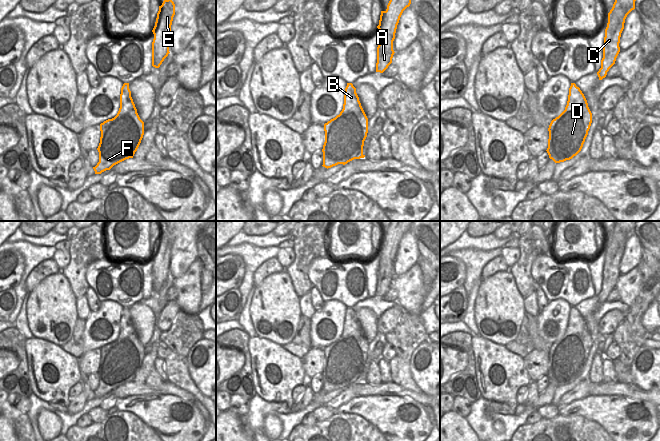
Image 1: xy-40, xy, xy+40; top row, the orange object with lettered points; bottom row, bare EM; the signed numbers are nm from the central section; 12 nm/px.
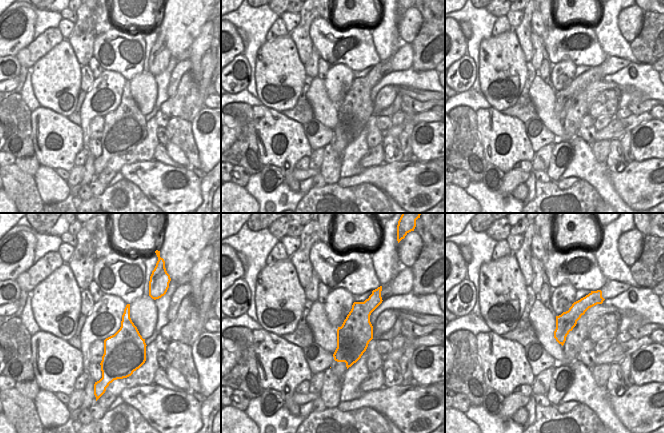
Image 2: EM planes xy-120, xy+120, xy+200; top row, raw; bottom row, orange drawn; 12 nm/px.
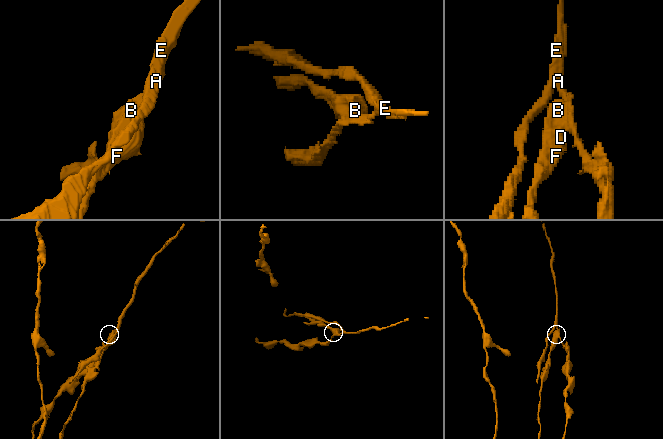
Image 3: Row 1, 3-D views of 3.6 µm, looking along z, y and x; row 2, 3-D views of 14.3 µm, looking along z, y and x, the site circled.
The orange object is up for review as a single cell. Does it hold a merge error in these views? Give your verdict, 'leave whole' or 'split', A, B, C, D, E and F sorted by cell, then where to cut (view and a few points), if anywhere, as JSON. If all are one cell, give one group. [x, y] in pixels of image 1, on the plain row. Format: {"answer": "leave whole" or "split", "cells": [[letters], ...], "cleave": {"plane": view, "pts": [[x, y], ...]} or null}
{"answer": "split", "cells": [["A", "C", "E"], ["B", "D", "F"]], "cleave": {"plane": "xy+40", "pts": [[601, 291], [603, 301]]}}

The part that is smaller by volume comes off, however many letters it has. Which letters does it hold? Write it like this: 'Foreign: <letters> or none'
Foreign: A, C, E

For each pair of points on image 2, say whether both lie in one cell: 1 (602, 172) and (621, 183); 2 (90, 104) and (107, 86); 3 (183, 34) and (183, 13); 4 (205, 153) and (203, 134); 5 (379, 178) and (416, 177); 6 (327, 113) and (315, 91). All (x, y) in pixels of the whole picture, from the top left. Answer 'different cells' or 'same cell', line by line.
1: different cells
2: same cell
3: same cell
4: same cell
5: same cell
6: same cell

